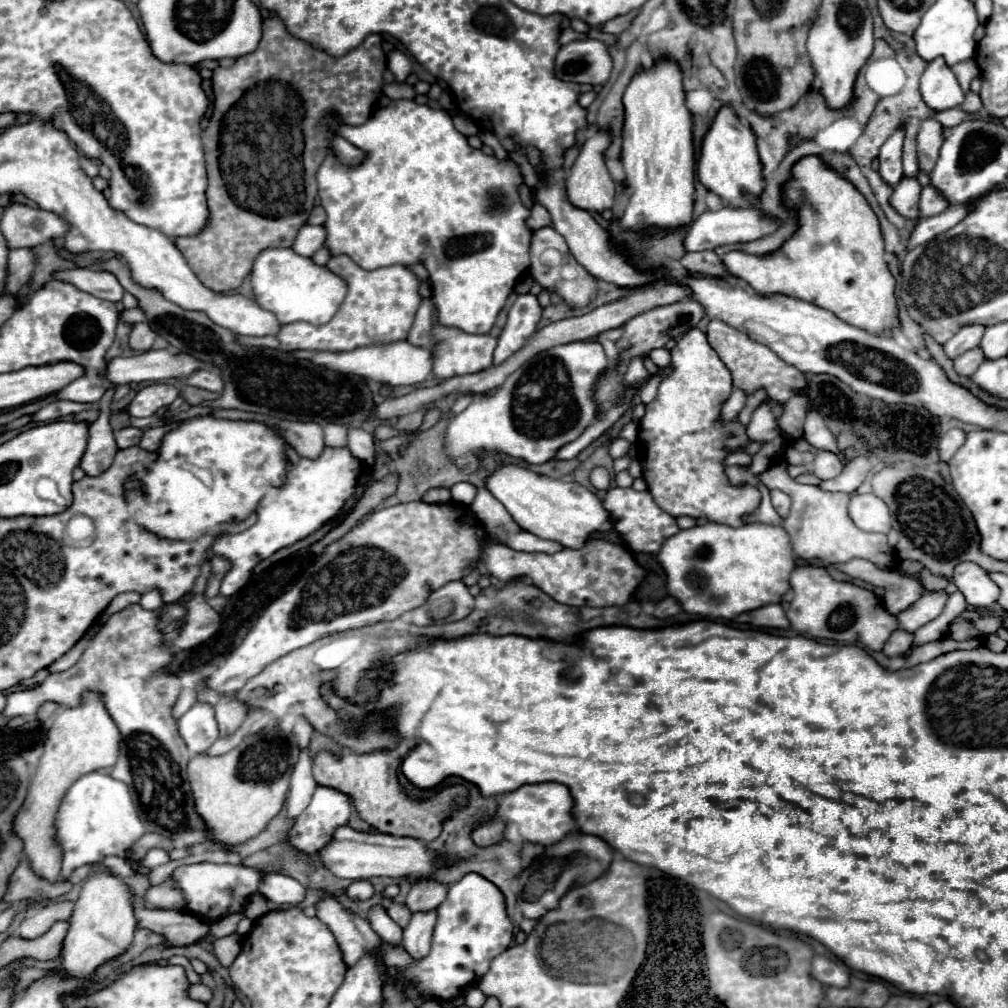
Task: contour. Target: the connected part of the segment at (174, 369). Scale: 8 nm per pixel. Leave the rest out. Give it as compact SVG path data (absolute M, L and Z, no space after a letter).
M152 349L134 357L112 359L108 363L108 379L114 385L162 381L170 377L186 377L200 367L204 367L204 363L198 363L198 359L190 359L190 355L172 353L170 349Z

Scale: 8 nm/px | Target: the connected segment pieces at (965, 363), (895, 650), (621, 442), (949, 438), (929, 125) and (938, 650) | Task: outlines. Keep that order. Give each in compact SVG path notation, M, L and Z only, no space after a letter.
M974 347L974 349L966 351L964 355L960 355L960 357L954 361L954 367L956 367L956 371L958 371L960 375L972 375L972 373L980 367L980 363L982 363L984 359L986 359L986 357L984 357L982 347Z
M896 629L894 635L890 635L890 639L886 641L886 645L884 645L882 651L888 657L898 657L898 655L906 653L912 647L912 643L914 643L914 635L912 633L908 633L904 629Z
M618 437L618 439L614 439L614 441L612 441L612 445L610 445L610 455L612 455L614 459L618 459L618 457L622 457L622 455L626 455L626 451L628 451L628 447L630 447L630 443L628 443L626 439L622 439L622 437Z
M950 429L940 439L940 459L950 461L954 451L958 451L966 441L966 431L962 429Z
M924 119L918 131L918 161L920 169L930 173L938 161L938 151L942 147L940 123L936 119Z
M942 637L940 641L932 641L932 643L916 647L916 651L910 657L906 657L904 667L914 667L916 663L930 661L930 659L944 655L948 651L954 651L954 649L972 649L972 647L978 647L978 645L980 645L980 641L952 641L948 637Z

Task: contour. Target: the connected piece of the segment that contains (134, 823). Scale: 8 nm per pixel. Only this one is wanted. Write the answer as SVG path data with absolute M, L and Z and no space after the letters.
M94 771L80 777L66 793L60 811L56 815L58 839L64 851L62 875L68 877L76 867L98 863L108 855L128 857L128 849L138 841L146 831L138 819L138 811L132 803L130 789L126 783Z

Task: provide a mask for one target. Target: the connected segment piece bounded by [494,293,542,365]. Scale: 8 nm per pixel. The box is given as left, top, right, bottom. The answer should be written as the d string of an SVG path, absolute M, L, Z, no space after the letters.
M530 293L518 295L518 299L508 311L506 327L498 337L498 347L494 351L494 365L500 365L504 359L508 359L528 341L528 337L536 331L540 313L542 313L542 307L536 295L530 295Z

